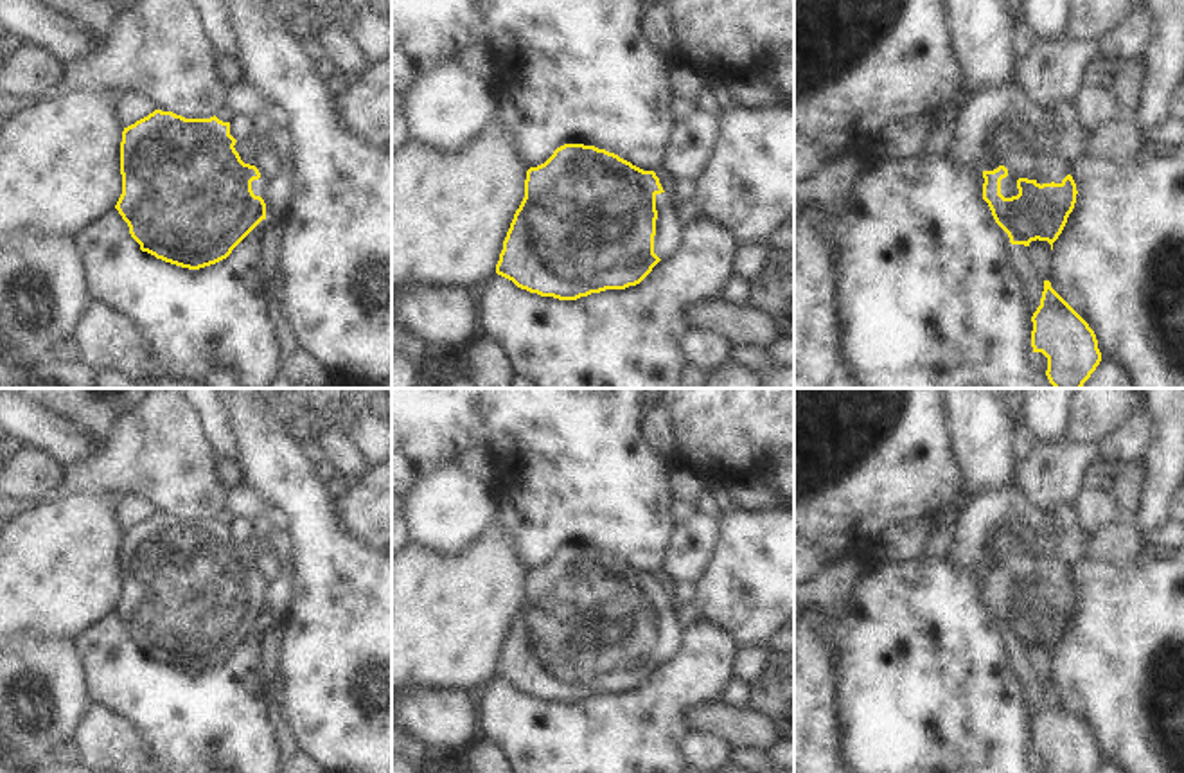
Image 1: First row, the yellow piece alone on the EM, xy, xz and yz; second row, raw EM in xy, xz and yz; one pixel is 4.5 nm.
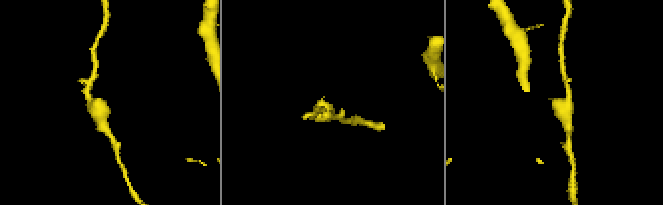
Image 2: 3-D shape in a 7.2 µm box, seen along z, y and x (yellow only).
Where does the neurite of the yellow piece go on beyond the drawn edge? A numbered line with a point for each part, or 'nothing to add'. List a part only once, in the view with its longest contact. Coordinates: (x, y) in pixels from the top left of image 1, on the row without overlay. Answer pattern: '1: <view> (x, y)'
1: yz (1048, 570)

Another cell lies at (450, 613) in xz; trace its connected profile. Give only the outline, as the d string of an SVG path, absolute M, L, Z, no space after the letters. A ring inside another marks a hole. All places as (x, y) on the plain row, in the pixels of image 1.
M499 521L456 555L438 555L417 545L392 555L392 696L404 687L476 694L494 678L525 600L526 573Z

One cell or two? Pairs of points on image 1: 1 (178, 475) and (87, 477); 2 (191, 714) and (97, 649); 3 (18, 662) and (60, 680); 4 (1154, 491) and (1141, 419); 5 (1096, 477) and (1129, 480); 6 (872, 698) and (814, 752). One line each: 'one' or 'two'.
1: one
2: one
3: one
4: two
5: one
6: two

